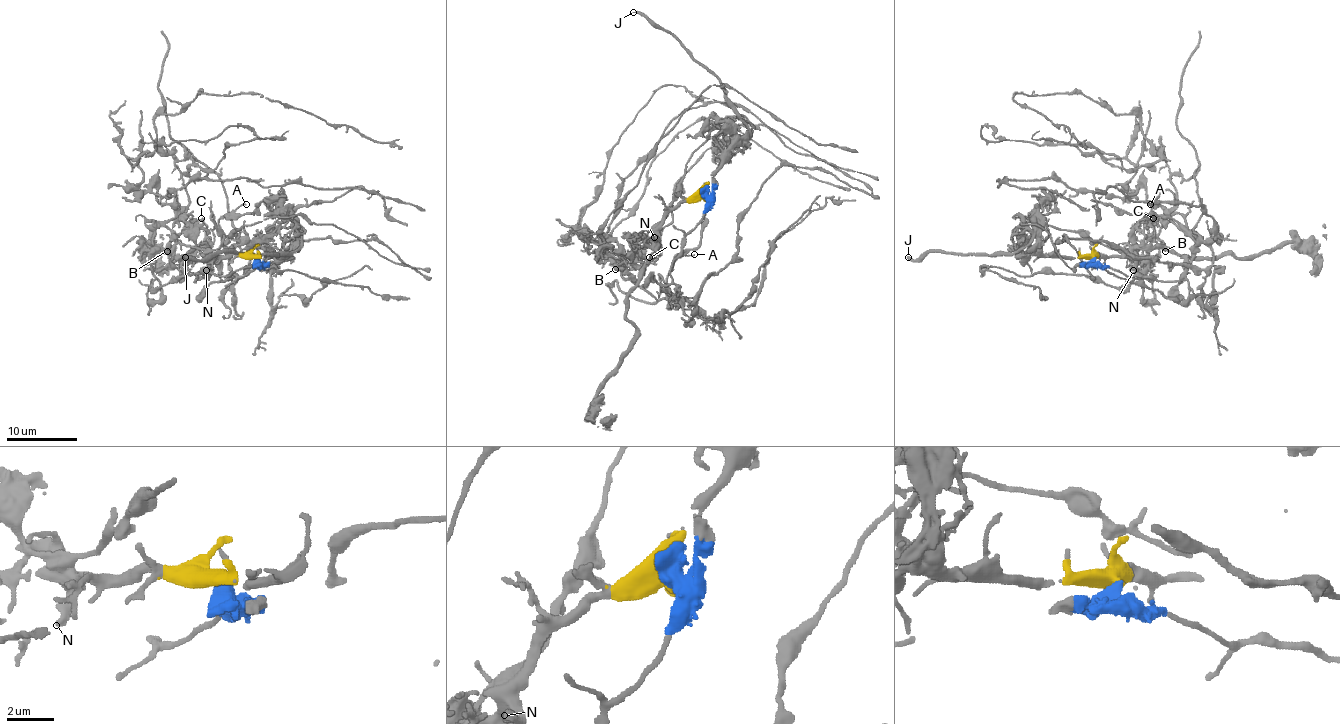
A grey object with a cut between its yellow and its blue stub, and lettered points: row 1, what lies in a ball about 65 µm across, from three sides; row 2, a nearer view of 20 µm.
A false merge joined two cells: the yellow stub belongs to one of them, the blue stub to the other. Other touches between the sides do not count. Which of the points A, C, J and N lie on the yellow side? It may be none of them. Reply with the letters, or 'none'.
C, J, N

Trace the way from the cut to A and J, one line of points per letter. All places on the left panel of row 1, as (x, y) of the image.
A: (257, 258), (259, 264), (253, 269), (223, 281), (229, 264), (218, 220), (246, 204)
J: (257, 258), (287, 257), (299, 248), (292, 253), (278, 255), (223, 251), (199, 260), (185, 257)

